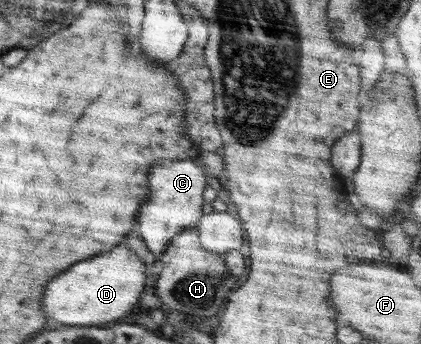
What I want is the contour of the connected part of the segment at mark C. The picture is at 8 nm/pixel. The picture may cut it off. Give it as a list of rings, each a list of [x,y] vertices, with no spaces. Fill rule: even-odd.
[[[176,160],[164,165],[154,165],[154,175],[150,171],[148,181],[149,194],[147,200],[139,207],[136,226],[139,227],[139,237],[145,241],[146,247],[154,253],[158,261],[168,242],[181,231],[196,228],[203,216],[207,171],[198,160]]]

